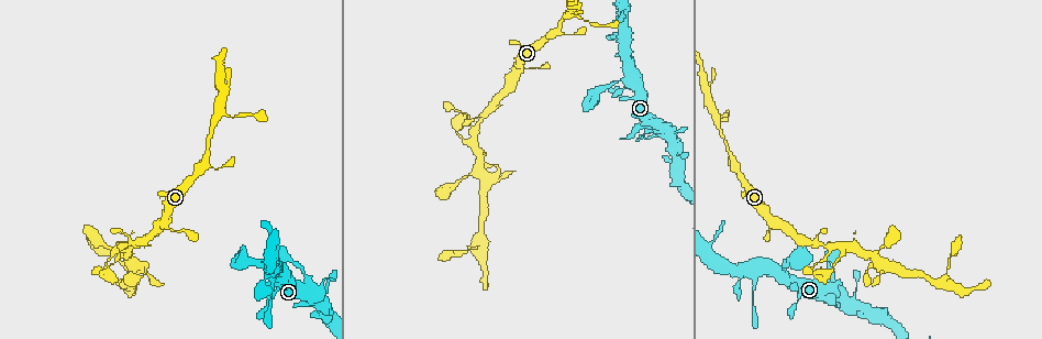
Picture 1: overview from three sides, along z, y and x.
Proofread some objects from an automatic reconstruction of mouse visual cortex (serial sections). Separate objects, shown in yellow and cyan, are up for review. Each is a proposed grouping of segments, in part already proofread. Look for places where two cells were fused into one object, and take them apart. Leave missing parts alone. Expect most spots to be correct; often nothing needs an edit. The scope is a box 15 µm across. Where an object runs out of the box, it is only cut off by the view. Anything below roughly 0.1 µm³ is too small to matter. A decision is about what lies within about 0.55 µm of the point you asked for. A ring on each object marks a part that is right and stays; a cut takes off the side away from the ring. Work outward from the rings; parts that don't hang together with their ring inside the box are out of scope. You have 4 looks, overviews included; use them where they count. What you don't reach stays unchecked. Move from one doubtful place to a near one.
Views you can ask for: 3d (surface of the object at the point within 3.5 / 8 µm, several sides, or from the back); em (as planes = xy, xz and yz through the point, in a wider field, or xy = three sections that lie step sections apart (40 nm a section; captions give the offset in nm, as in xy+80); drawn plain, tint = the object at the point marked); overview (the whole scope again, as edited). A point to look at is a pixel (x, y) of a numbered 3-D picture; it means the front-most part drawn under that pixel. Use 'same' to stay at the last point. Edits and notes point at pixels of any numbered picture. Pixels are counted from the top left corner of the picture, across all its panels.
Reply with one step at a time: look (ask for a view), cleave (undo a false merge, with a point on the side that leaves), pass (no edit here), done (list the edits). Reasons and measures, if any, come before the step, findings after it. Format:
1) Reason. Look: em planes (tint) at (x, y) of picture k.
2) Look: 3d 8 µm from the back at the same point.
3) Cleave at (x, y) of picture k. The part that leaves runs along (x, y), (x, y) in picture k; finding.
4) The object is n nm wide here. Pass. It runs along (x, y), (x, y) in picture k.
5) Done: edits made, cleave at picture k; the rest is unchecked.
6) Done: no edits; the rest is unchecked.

Thin neck. Look: 3d 3.5 µm at (626, 78) of picture 1.

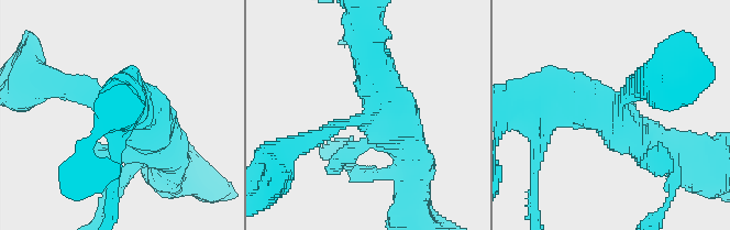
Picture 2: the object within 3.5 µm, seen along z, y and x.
Look: em xy step 3 (tint) at (374, 121) of picture 2.

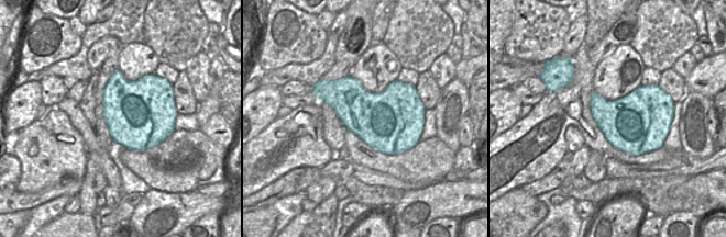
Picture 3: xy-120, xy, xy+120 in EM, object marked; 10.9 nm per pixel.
Pass. It runs along (675, 155), (594, 108), (556, 105) in picture 2; continuous, no second cell.

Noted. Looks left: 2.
Look: 3d 3.5 µm at (146, 266) of picture 1.

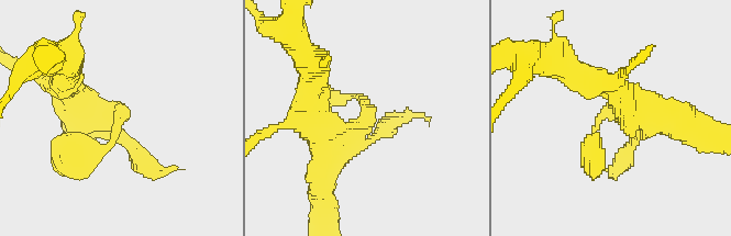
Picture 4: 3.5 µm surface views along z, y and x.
Look: em planes (tint) at (607, 112) of picture 4.

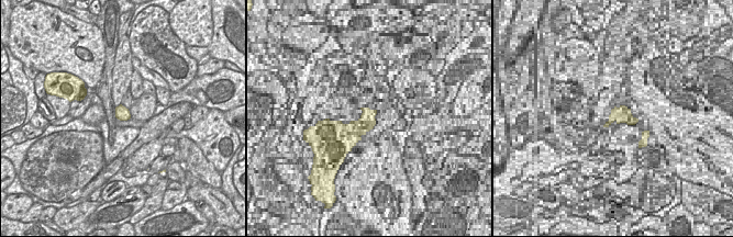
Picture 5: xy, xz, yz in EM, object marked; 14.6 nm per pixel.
Pass. It runs along (70, 97), (74, 154) in picture 4; continuous, no second cell.

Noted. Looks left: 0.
Done: no edits; the rest is unchecked.

